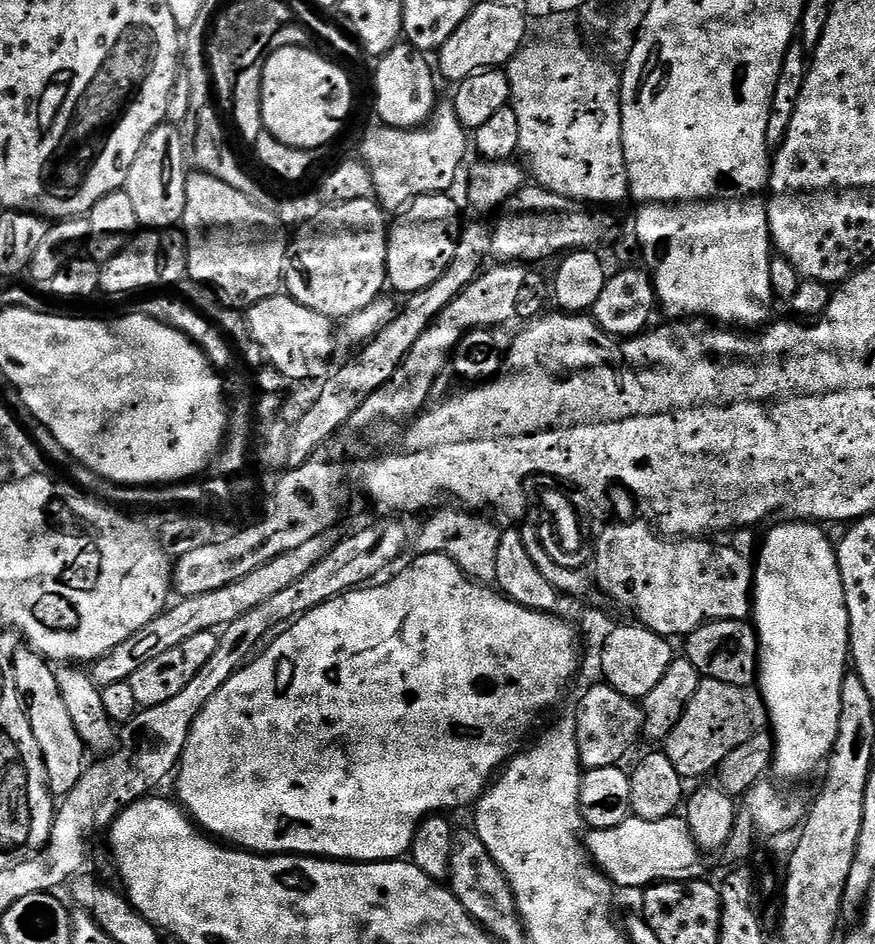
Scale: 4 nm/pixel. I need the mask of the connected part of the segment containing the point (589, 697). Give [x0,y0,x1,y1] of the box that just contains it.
[576,682,642,769]

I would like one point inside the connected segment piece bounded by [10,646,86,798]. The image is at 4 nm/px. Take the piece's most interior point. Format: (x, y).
(62, 749)

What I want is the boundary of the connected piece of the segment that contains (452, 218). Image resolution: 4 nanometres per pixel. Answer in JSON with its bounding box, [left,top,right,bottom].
[386,194,462,294]

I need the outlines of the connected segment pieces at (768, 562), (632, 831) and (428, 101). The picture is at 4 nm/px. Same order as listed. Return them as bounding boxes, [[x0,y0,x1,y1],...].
[[750,518,850,781],[586,814,705,890],[376,42,438,128]]

